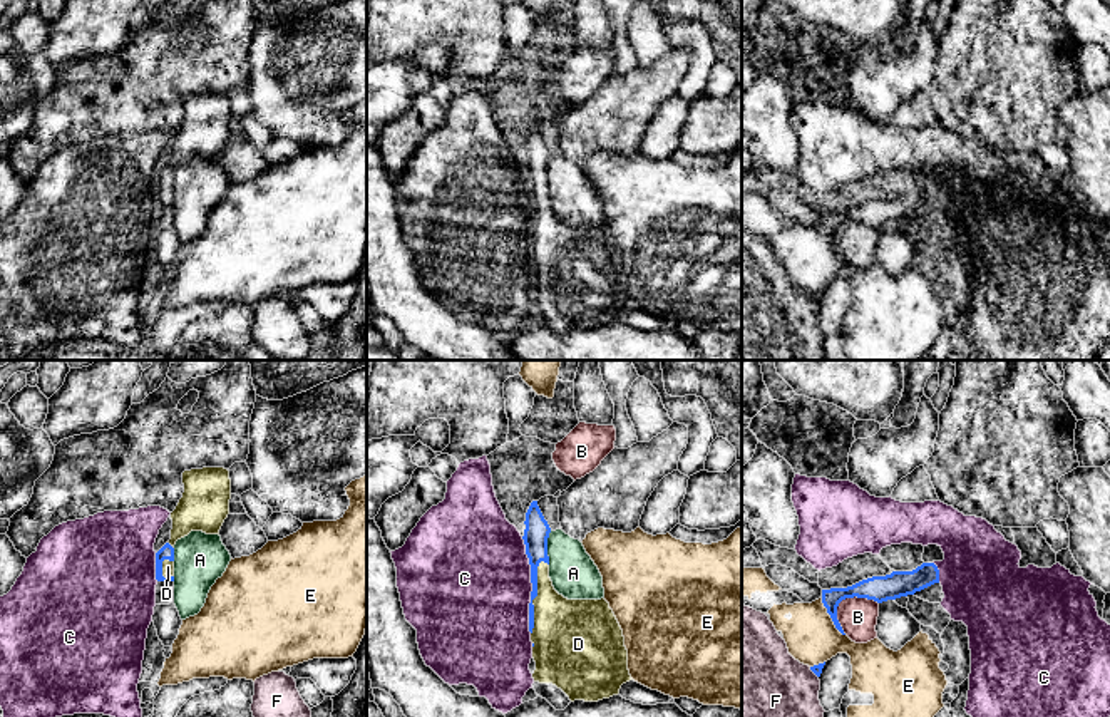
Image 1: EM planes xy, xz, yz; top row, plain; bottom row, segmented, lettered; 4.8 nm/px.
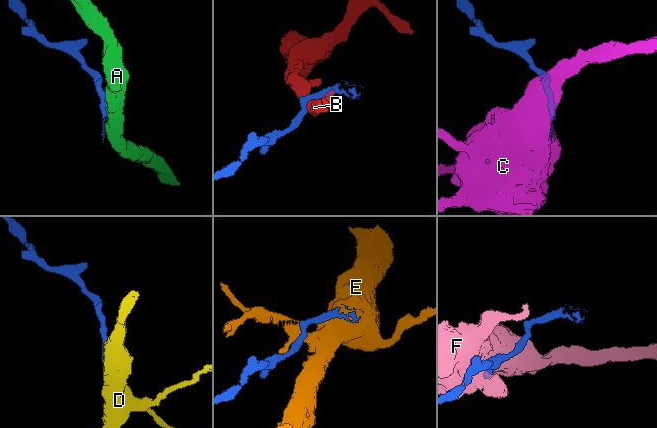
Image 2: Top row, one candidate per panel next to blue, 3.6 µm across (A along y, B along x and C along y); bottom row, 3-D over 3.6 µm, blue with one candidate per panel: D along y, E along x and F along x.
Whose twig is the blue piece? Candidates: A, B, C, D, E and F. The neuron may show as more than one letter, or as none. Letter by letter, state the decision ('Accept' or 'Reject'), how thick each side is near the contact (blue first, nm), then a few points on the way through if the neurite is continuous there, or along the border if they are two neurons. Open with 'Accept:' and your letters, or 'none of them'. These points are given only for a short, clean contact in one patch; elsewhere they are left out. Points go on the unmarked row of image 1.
Accept: D
A: Reject. Thickness 120 nm (blue) against 220 nm. Boundary: xz (551, 154), (548, 188)
B: Reject. Thickness 130 nm (blue) against 190 nm. Boundary: yz (878, 226), (846, 221), (837, 232), (837, 247), (842, 257)
C: Reject. Thickness 120 nm (blue) against 480 nm
D: Accept. Thickness 110 nm (blue) against 360 nm
E: Reject. Thickness 110 nm (blue) against 260 nm
F: Reject. Thickness 50 nm (blue) against 460 nm

